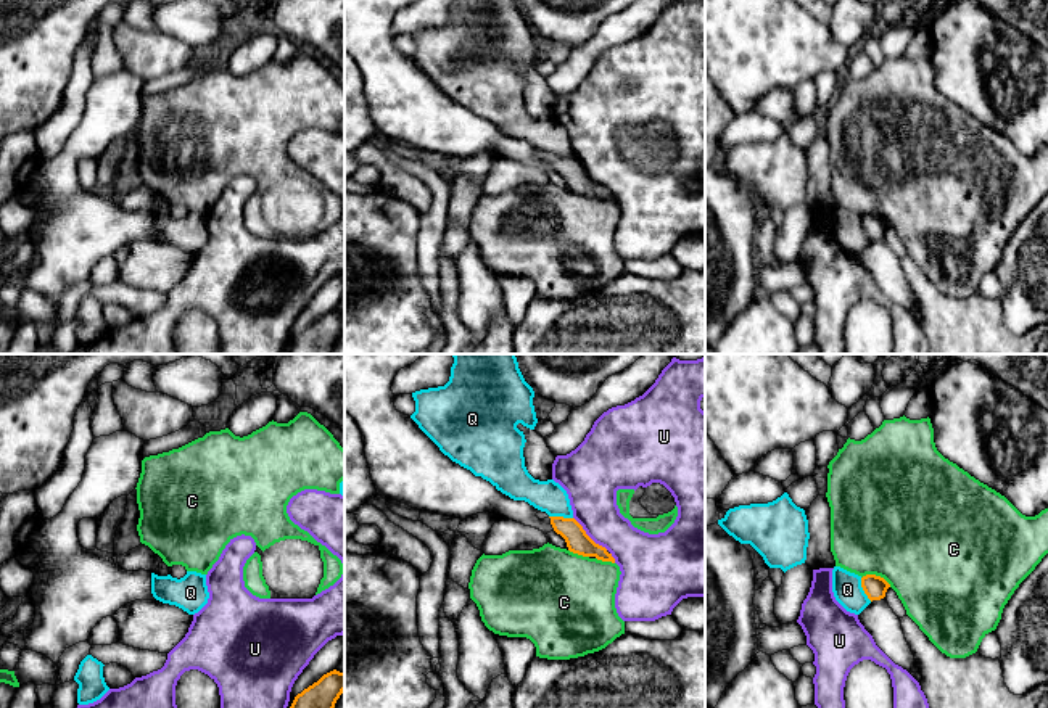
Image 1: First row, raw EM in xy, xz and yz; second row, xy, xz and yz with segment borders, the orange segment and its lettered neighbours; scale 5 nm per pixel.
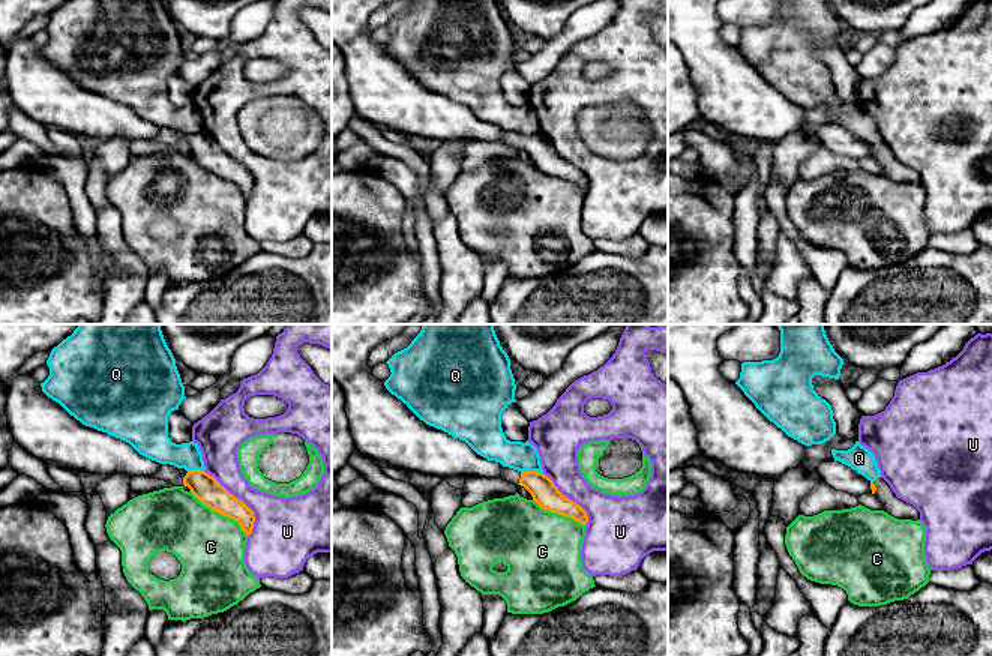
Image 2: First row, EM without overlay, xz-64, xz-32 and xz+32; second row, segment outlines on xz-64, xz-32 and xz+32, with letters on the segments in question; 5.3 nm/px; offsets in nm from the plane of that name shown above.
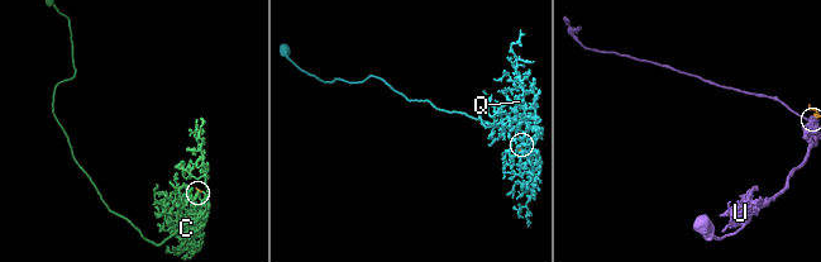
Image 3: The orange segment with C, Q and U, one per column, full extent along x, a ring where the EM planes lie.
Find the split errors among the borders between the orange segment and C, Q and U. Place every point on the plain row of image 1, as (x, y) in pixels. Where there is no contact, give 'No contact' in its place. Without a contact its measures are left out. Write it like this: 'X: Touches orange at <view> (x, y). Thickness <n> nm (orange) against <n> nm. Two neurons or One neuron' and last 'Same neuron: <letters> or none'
C: Touches orange at yz (874, 214). Thickness 110 nm (orange) against 500 nm. Two neurons
Q: Touches orange at xz (561, 156). Thickness 120 nm (orange) against 160 nm. Two neurons
U: Touches orange at xz (588, 176). Thickness 120 nm (orange) against 260 nm. Two neurons
Same neuron: none

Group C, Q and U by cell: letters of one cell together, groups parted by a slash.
C / Q / U

